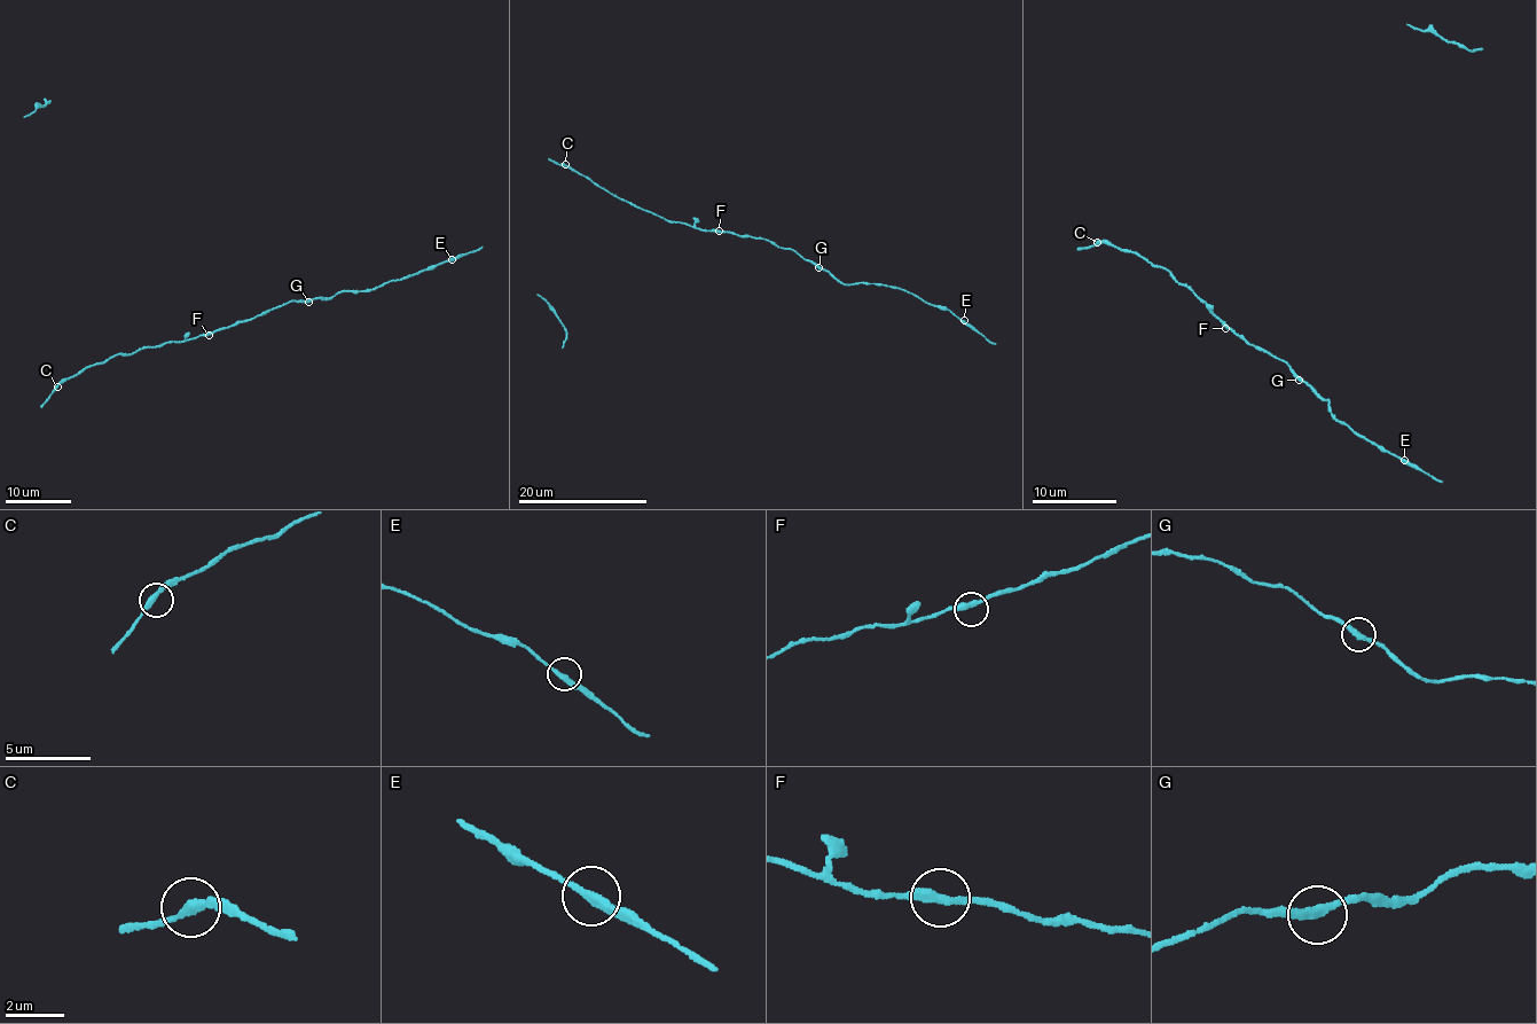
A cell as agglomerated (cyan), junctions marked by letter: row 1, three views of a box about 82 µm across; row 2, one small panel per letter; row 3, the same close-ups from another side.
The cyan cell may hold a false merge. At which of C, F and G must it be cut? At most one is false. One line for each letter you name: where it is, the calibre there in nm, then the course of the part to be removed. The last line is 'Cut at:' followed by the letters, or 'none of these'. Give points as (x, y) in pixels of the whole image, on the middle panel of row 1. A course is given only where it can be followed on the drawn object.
Cut at: none of these

